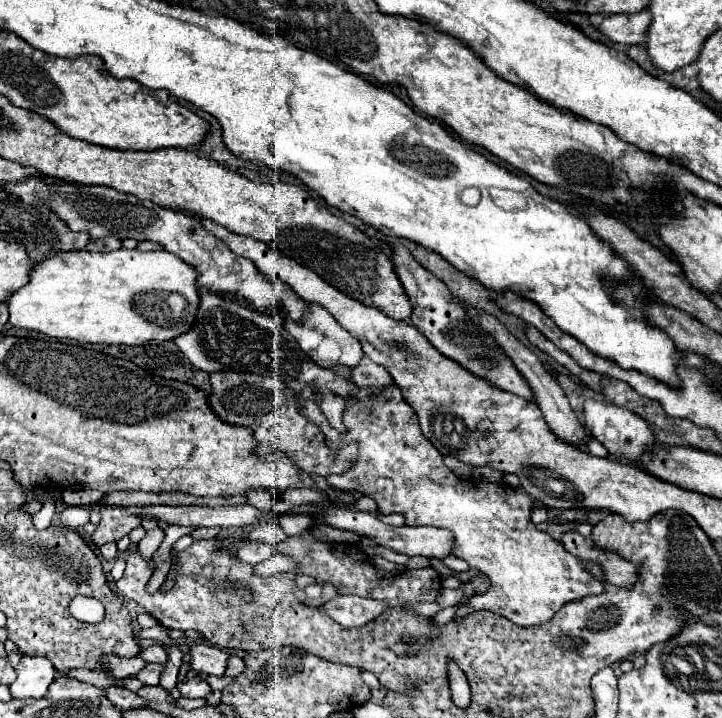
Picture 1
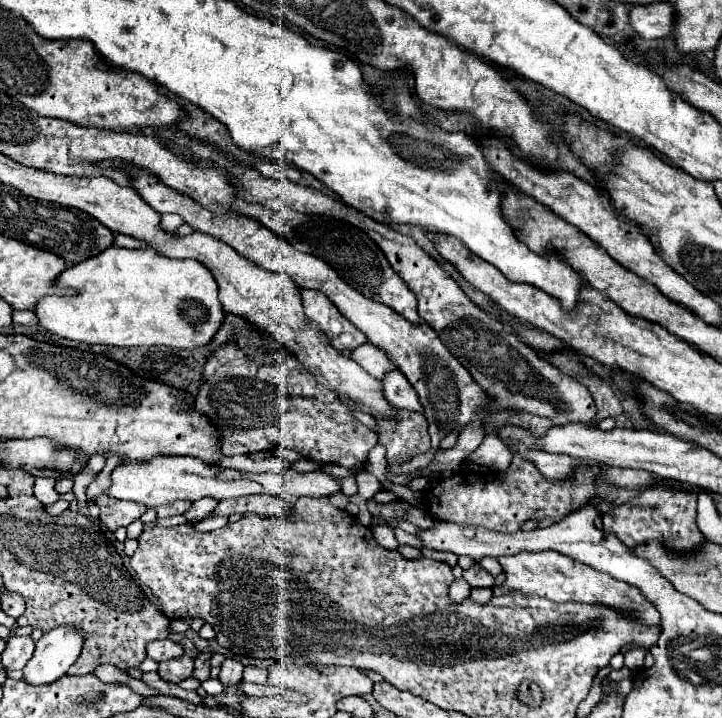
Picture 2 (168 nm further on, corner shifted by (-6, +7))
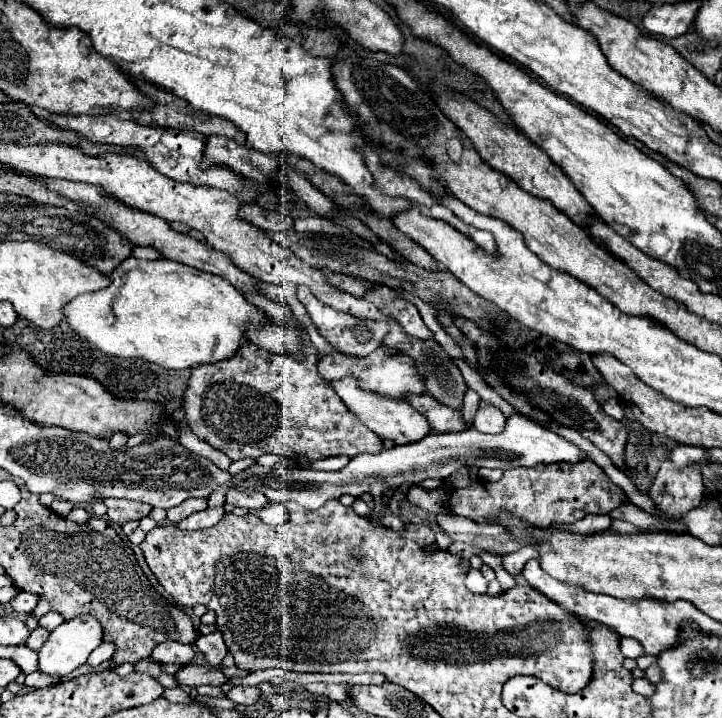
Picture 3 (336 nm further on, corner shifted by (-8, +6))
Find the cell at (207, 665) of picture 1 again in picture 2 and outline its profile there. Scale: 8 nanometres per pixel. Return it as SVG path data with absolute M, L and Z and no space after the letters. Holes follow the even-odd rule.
M227 657L221 665L221 673L219 673L219 681L229 687L229 685L235 685L237 681L241 681L243 677L243 663L235 657Z

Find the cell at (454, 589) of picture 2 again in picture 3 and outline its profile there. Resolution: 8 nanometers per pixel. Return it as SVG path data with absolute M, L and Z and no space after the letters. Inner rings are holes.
M469 570L469 574L467 574L467 588L473 594L485 594L487 592L487 580L483 578L483 574L479 570Z

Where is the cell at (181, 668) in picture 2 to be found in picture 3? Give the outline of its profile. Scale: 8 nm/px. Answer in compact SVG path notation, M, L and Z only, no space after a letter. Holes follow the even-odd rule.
M187 664L175 674L177 682L181 686L201 686L201 684L211 684L211 686L223 686L229 682L229 678L219 670L211 666L193 666Z

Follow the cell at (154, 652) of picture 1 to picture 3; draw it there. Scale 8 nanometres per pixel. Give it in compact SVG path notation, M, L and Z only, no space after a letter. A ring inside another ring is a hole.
M165 642L155 646L151 658L159 664L189 664L193 658L193 648L181 642Z

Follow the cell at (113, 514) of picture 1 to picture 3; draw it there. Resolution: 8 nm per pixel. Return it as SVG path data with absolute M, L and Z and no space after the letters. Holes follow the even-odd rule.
M105 498L103 500L107 510L107 516L117 522L117 524L125 524L129 520L141 520L145 518L153 508L149 504L143 502L133 502L133 500L117 500L117 498Z

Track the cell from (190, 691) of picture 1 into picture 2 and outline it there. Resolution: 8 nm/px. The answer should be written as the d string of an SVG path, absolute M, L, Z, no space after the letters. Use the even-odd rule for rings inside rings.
M201 653L197 659L195 659L195 679L197 681L205 681L209 679L209 671L211 671L211 665L209 665L209 653Z

